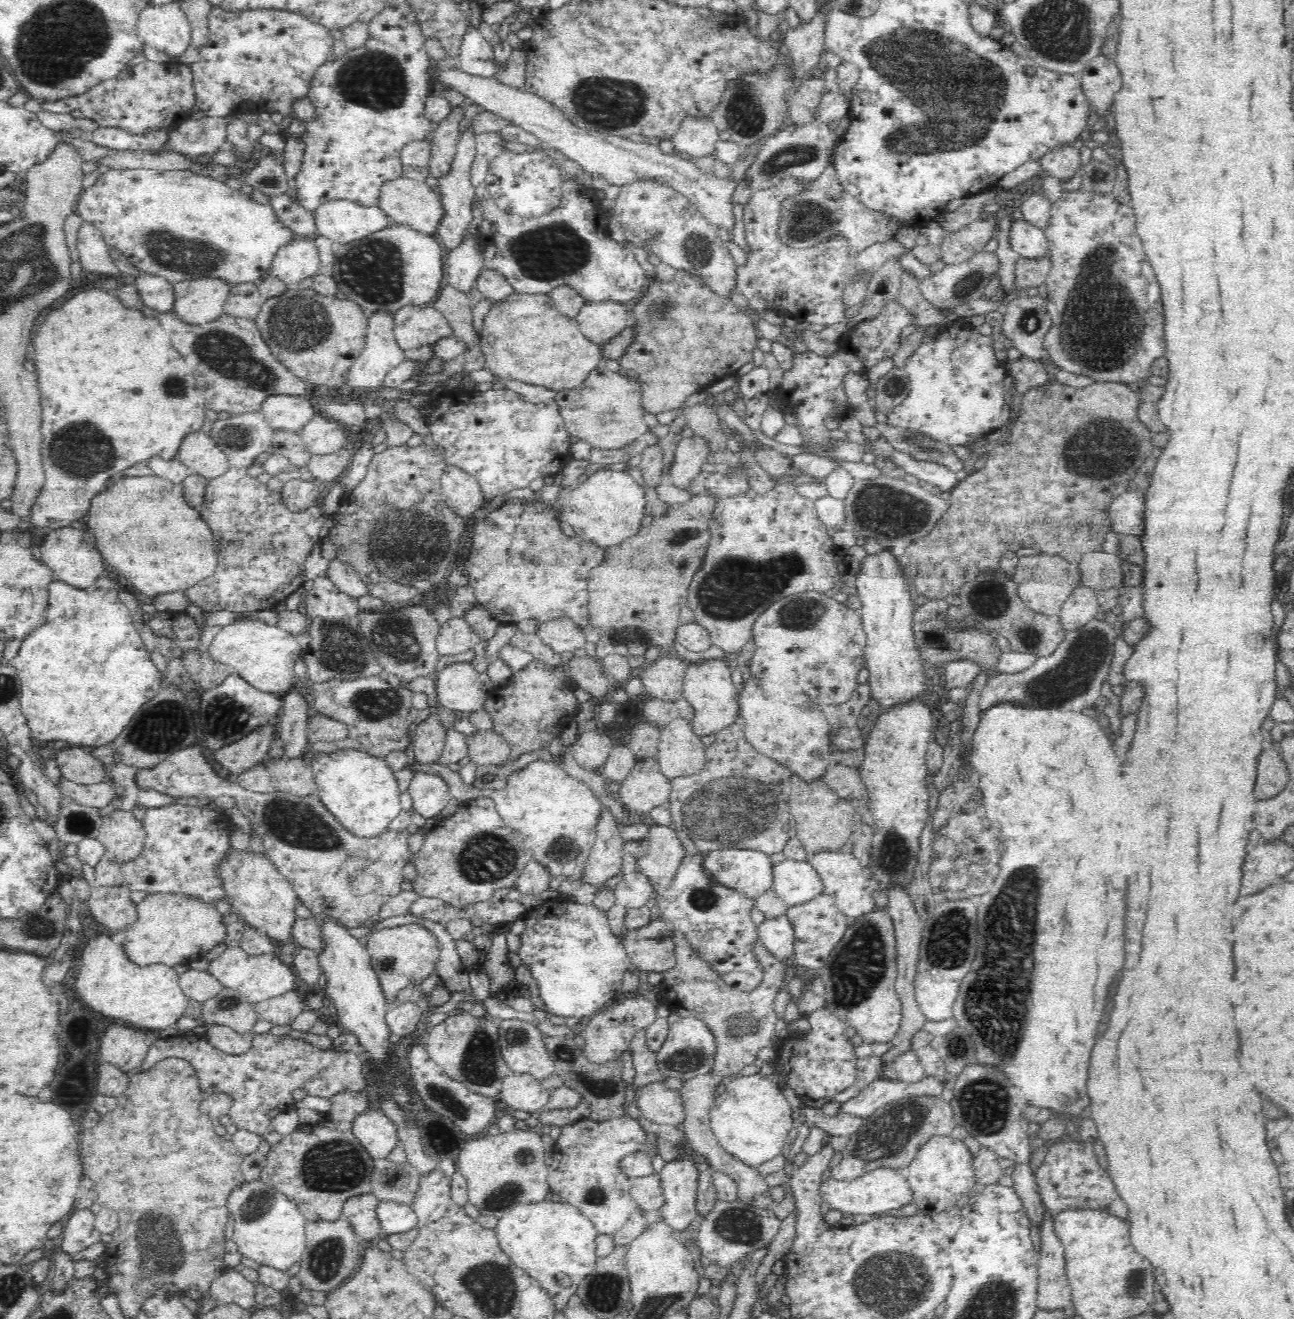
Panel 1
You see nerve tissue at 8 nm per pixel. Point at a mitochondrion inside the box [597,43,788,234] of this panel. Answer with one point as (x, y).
(744, 113)

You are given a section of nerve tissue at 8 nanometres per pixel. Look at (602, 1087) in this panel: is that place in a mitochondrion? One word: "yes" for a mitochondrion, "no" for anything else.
yes

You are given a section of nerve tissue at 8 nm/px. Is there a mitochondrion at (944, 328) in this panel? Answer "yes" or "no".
no

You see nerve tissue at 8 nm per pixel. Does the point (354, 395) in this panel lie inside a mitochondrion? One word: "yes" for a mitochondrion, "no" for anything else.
no

